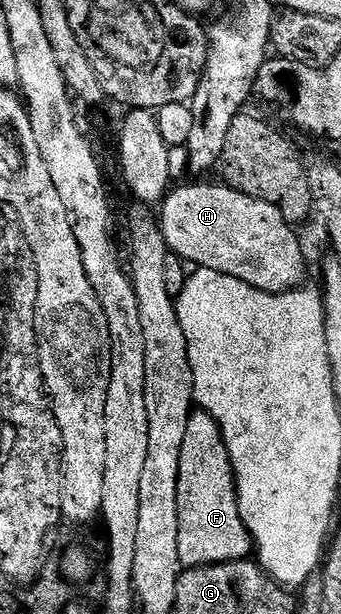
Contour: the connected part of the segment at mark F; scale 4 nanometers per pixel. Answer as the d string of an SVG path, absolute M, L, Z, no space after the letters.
M194 411L187 423L183 438L183 452L179 455L179 559L185 569L201 565L222 565L228 561L246 560L254 552L253 537L241 518L237 502L237 480L233 474L231 455L225 446L220 427L210 413Z

